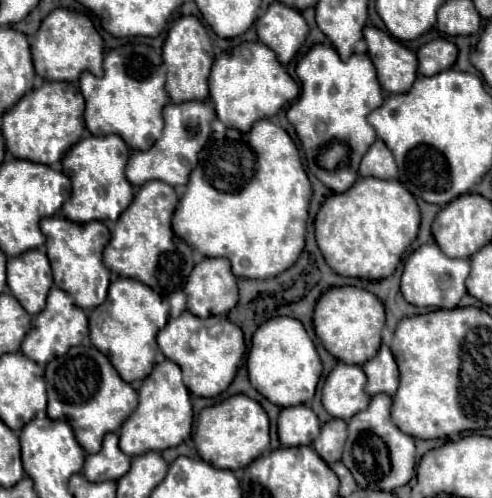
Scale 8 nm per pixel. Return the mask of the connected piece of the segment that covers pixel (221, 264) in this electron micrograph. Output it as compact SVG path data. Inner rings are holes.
M204 258L202 262L198 262L184 286L184 292L188 294L188 310L194 316L208 318L210 314L214 316L228 314L238 302L238 284L236 284L236 276L230 270L230 260L228 258Z

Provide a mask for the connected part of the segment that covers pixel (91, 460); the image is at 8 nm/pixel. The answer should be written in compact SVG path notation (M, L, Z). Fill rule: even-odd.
M106 434L102 450L98 454L88 454L82 474L90 482L118 480L130 470L130 456L122 454L118 446L118 434Z

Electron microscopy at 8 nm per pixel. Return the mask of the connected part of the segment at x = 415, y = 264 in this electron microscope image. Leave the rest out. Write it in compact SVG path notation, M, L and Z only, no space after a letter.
M422 244L416 248L404 262L402 272L402 284L400 290L406 298L406 302L414 306L430 306L430 308L456 308L460 298L466 294L464 280L470 272L470 262L460 258L448 258L442 254L442 250L434 244Z

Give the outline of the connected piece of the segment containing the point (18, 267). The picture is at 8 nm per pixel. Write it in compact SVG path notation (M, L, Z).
M28 250L18 258L8 258L8 290L12 292L14 298L18 298L18 302L22 302L28 314L36 316L46 308L46 296L50 286L52 286L52 268L42 250Z

